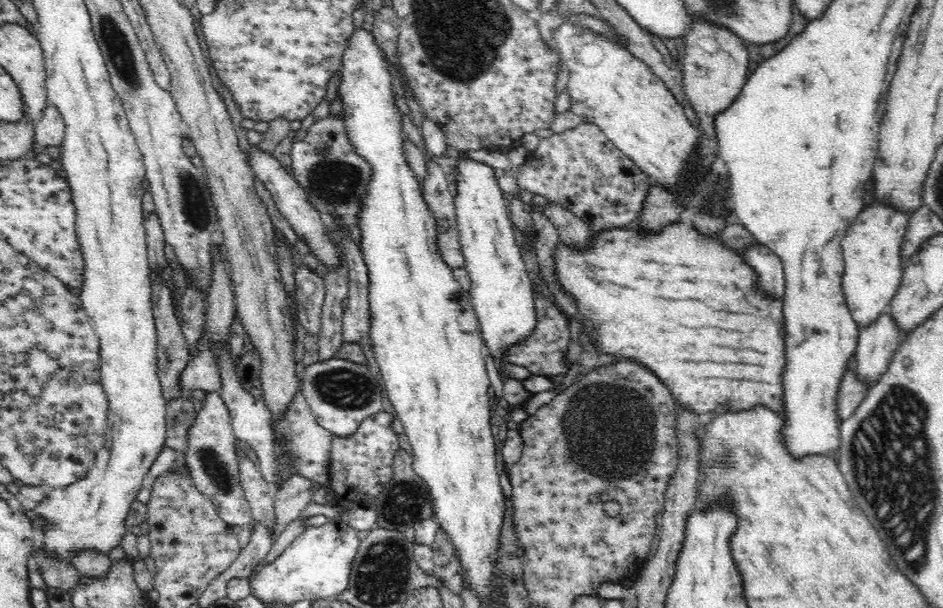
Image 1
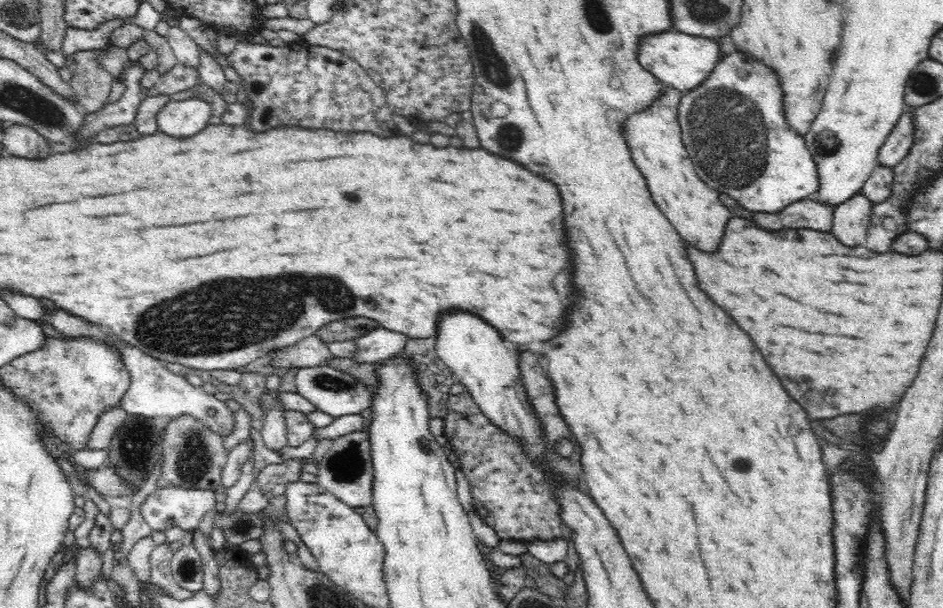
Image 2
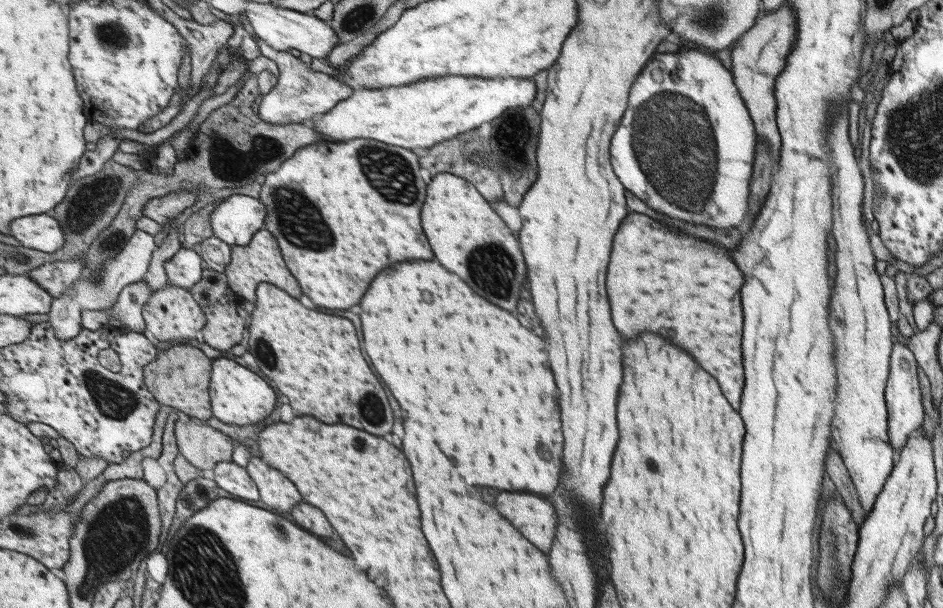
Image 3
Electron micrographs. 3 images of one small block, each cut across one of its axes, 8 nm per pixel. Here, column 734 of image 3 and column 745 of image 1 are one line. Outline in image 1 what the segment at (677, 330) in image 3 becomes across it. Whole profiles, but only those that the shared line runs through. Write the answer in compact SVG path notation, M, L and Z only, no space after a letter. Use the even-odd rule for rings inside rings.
M686 223L670 226L662 234L640 234L636 230L610 230L604 234L596 234L594 248L588 252L576 252L560 244L556 248L556 266L564 290L570 292L574 298L578 298L580 314L586 326L592 326L592 338L598 342L598 348L606 354L626 356L647 366L672 391L673 397L682 406L694 412L708 412L710 408L742 408L742 404L750 404L750 400L762 400L762 404L766 404L764 407L772 409L775 413L782 414L784 411L782 380L780 380L784 370L782 302L764 298L756 290L756 276L752 268L746 266L736 252L720 246L718 240L702 236L700 232L694 230L694 226L690 228Z

